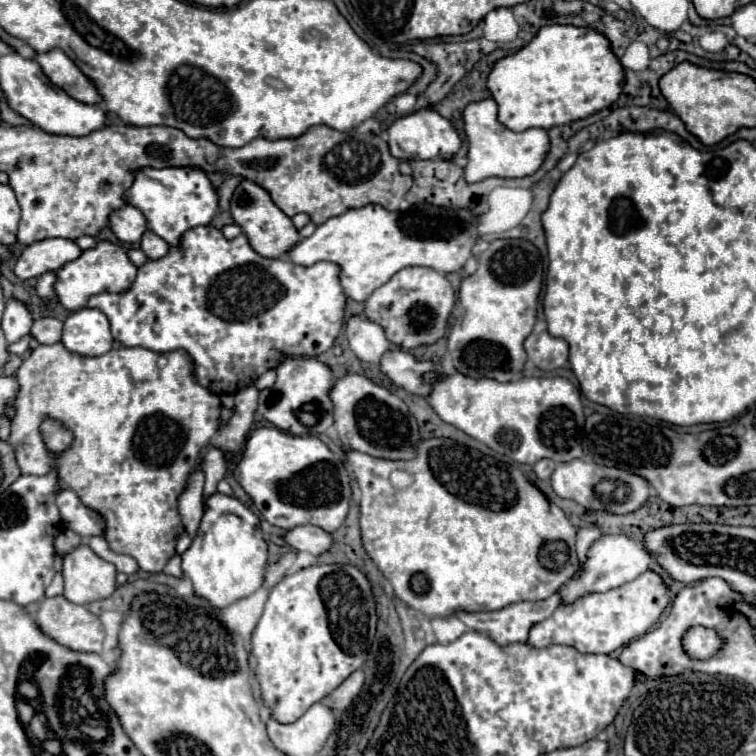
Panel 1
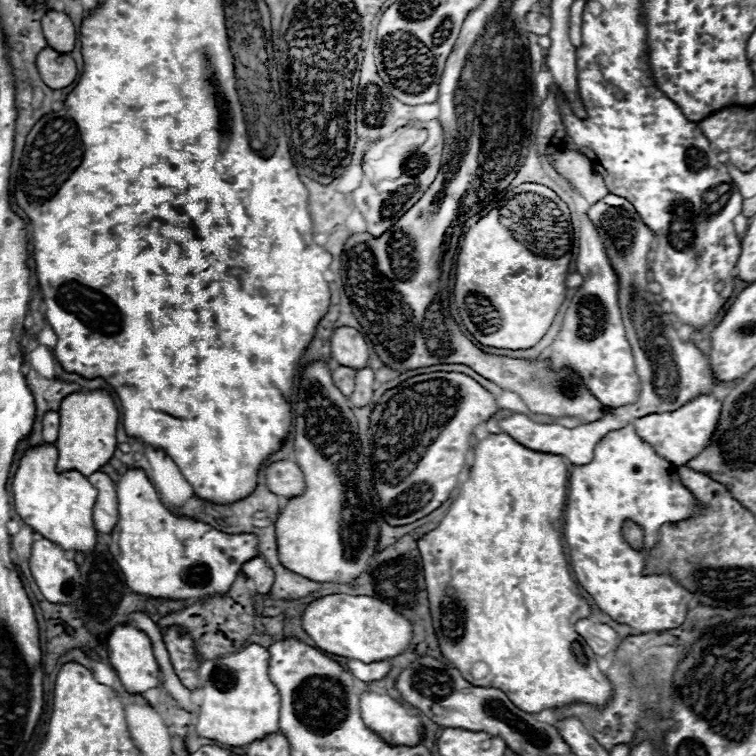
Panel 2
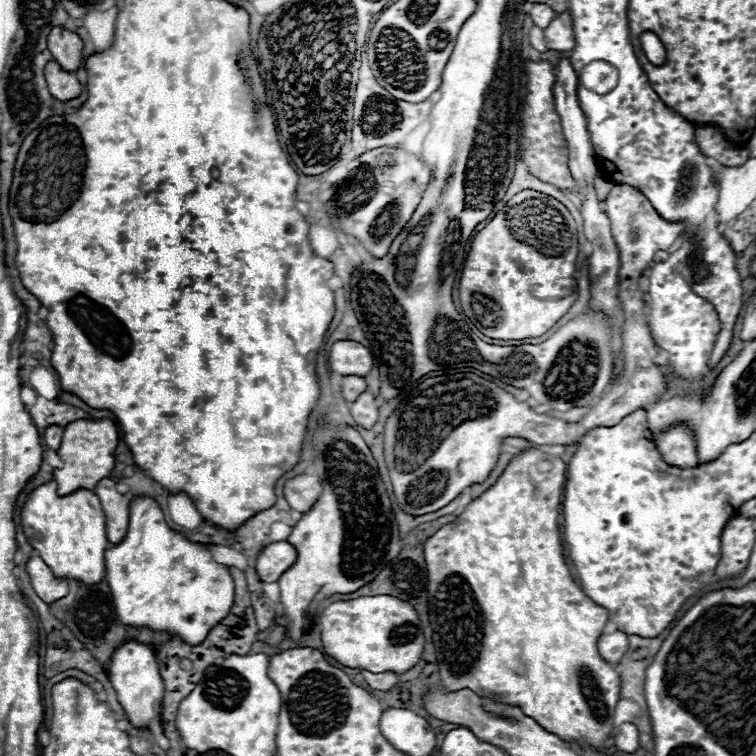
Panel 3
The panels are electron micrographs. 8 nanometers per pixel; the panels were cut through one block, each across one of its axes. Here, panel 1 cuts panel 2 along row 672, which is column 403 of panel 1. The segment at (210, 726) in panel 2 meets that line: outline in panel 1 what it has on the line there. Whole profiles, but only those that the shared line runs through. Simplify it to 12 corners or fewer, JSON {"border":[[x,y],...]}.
{"border":[[370,204],[326,220],[288,258],[342,268],[366,302],[408,266],[460,272],[468,208]]}

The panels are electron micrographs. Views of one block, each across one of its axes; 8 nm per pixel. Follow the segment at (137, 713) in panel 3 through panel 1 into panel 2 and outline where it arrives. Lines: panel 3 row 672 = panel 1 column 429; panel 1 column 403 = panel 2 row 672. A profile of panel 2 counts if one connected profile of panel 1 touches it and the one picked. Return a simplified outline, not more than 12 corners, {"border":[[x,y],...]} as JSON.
{"border":[[132,624],[110,632],[108,660],[132,694],[158,686],[152,642]]}

